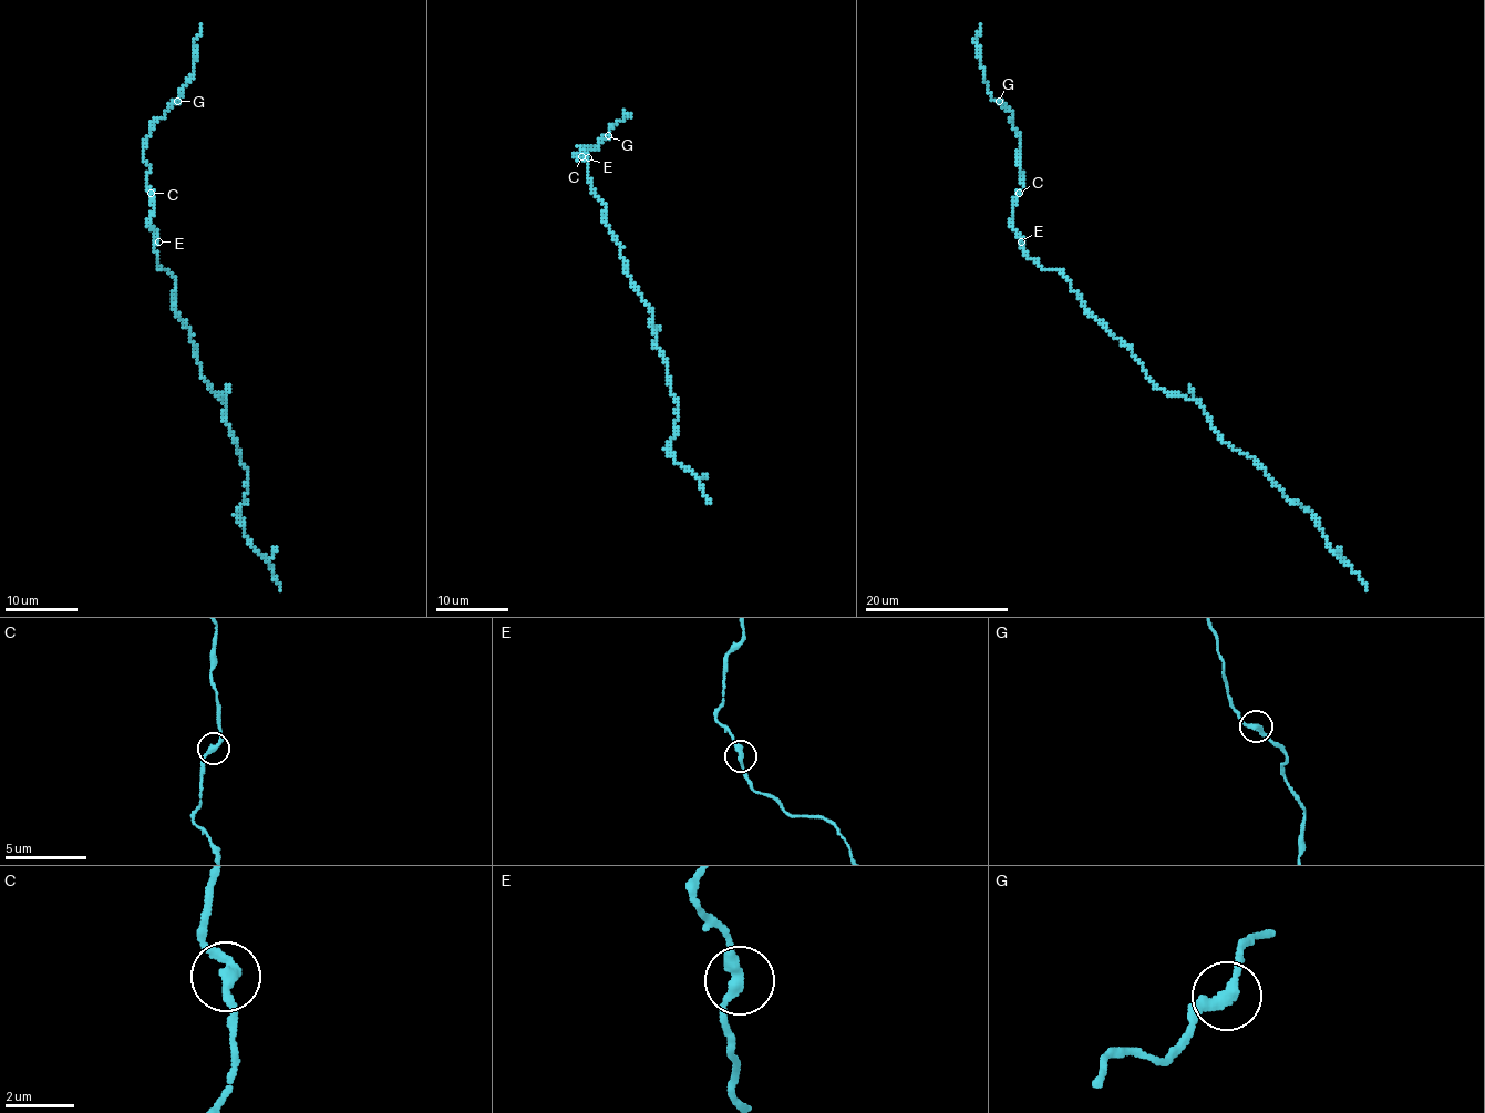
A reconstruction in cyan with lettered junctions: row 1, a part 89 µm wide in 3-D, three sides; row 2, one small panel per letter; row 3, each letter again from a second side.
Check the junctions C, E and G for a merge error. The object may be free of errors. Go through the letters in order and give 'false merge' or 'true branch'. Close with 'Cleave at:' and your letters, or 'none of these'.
C: true branch
E: true branch
G: false merge
Cleave at: G

